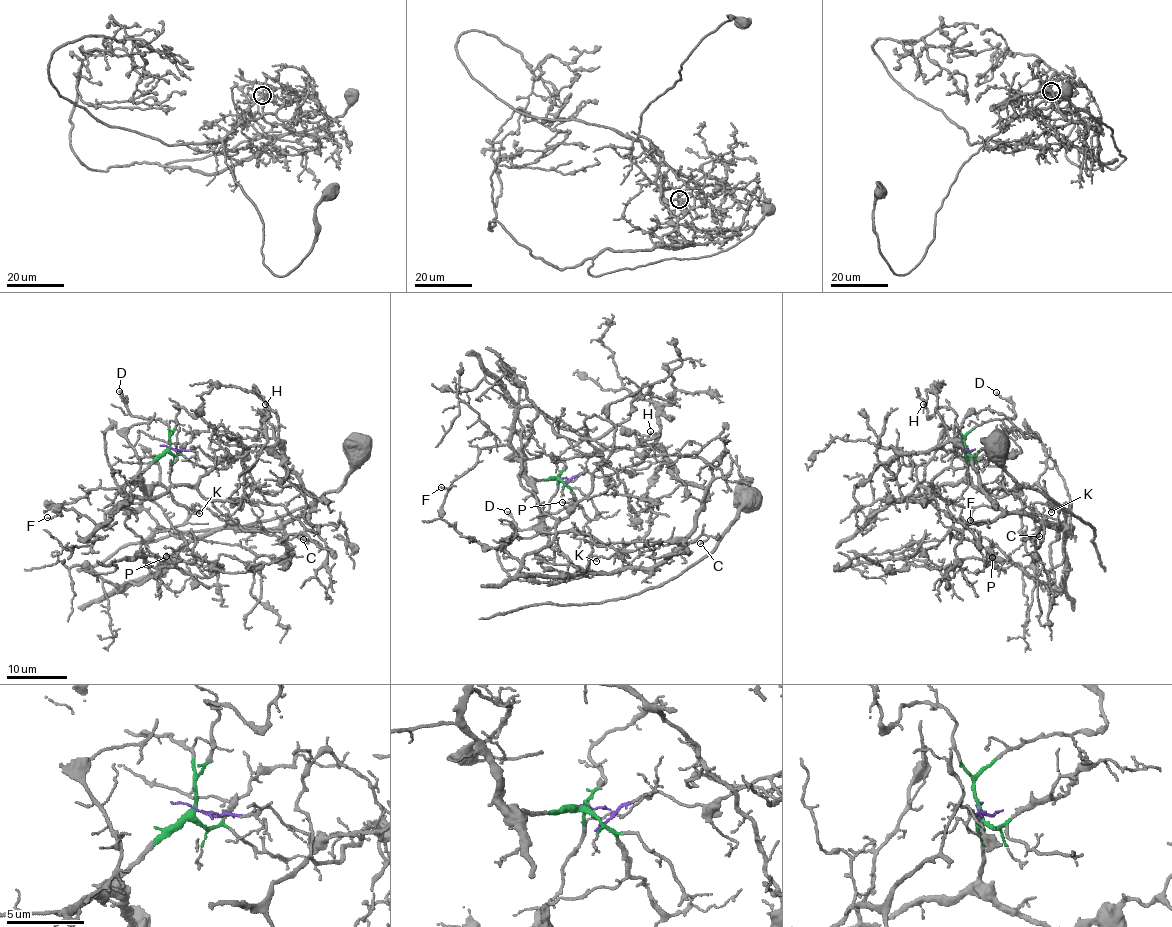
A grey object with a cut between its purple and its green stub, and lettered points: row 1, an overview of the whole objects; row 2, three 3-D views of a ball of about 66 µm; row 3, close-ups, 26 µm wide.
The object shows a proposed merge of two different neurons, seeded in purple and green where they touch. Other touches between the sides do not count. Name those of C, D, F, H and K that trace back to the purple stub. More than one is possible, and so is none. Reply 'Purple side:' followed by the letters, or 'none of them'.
Purple side: H

